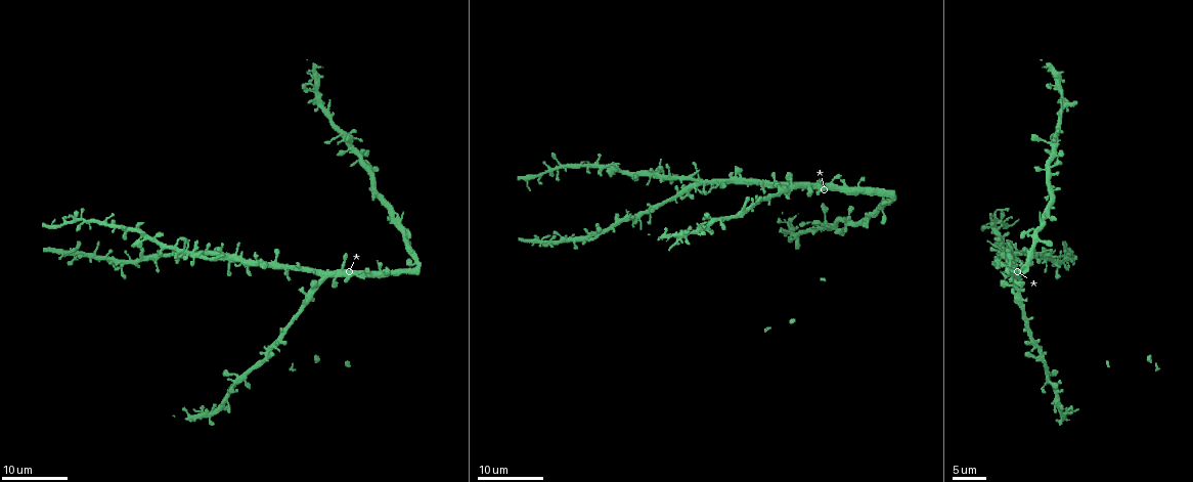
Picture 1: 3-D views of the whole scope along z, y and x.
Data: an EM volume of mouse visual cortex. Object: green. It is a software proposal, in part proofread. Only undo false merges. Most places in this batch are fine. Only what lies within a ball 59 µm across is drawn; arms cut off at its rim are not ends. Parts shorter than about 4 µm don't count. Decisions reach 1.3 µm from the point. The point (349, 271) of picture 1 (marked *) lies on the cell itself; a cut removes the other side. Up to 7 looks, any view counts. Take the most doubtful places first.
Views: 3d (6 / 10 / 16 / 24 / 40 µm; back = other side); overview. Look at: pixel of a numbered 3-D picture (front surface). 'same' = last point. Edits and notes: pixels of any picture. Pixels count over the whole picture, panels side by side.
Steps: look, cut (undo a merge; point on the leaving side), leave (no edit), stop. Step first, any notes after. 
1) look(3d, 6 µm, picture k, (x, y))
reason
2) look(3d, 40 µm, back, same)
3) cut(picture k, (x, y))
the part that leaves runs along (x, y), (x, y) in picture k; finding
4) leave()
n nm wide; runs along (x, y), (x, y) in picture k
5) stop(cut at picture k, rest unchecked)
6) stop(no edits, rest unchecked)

look(3d, 16 µm, picture 1, (241, 381))
a fork

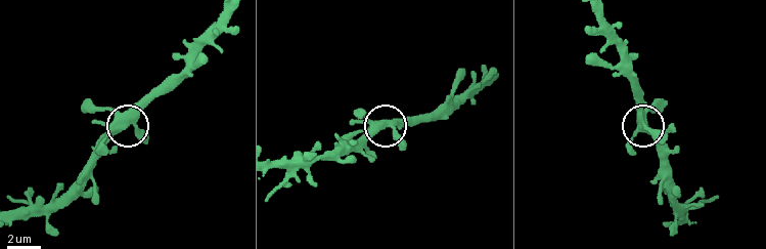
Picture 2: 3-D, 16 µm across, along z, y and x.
look(3d, 10 µm, picture 2, (641, 126))

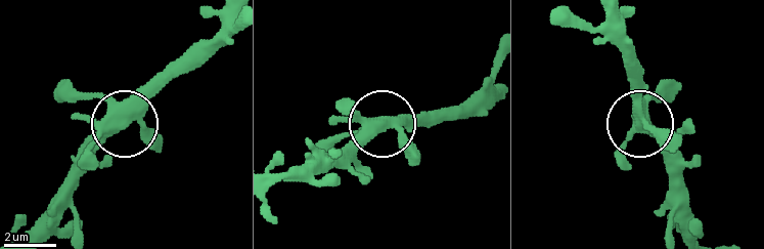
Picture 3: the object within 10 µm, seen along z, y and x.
leave()
420 nm wide; continuous, no second cell

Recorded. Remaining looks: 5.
look(3d, 16 µm, picture 1, (322, 277))

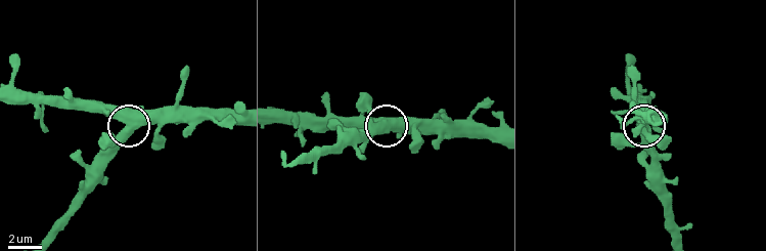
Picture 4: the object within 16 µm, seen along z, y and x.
look(3d, 10 µm, picture 4, (384, 124))
closer look

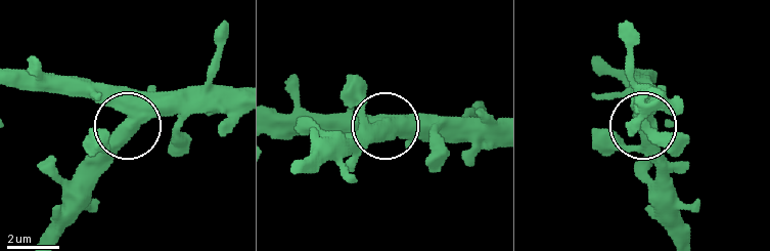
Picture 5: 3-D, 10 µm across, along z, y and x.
leave()
630 nm wide; runs along (660, 94), (642, 134), (671, 165) in picture 5; continuous, no second cell

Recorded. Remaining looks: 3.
look(3d, 16 µm, picture 1, (695, 180))
four or more arms meet

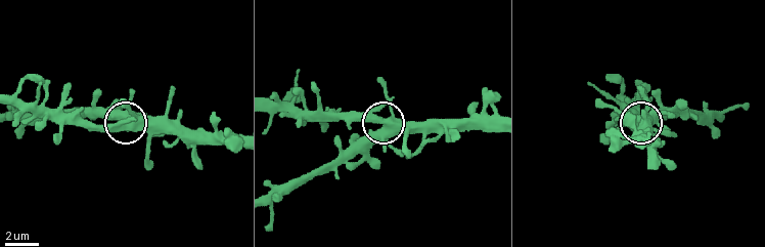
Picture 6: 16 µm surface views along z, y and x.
look(3d, 6 µm, picture 6, (380, 121))

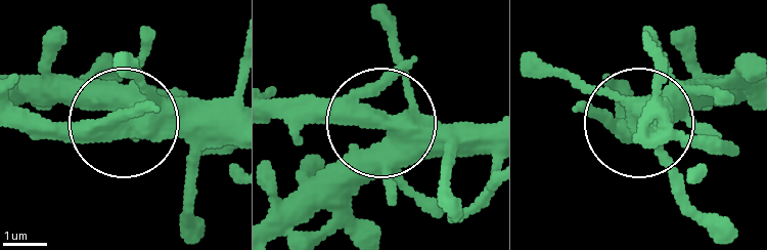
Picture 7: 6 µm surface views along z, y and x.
look(3d, 6 µm, back, picture 7, (380, 124))

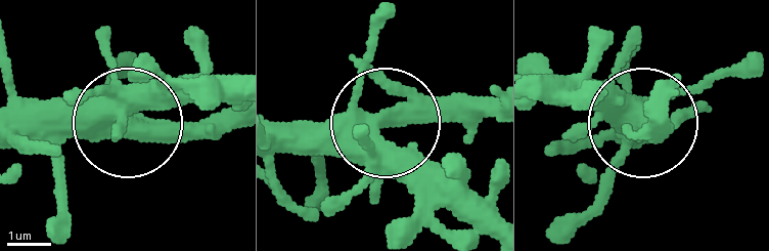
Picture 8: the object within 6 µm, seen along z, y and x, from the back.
leave()
one cell here

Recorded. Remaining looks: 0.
stop(no edits, rest unchecked)

